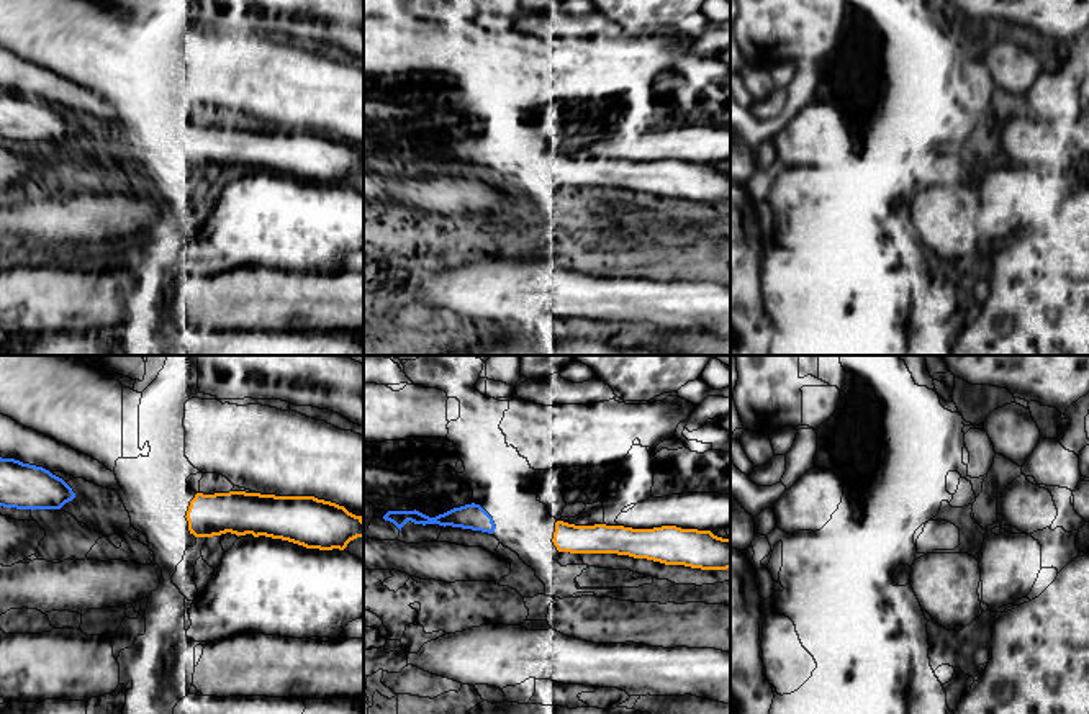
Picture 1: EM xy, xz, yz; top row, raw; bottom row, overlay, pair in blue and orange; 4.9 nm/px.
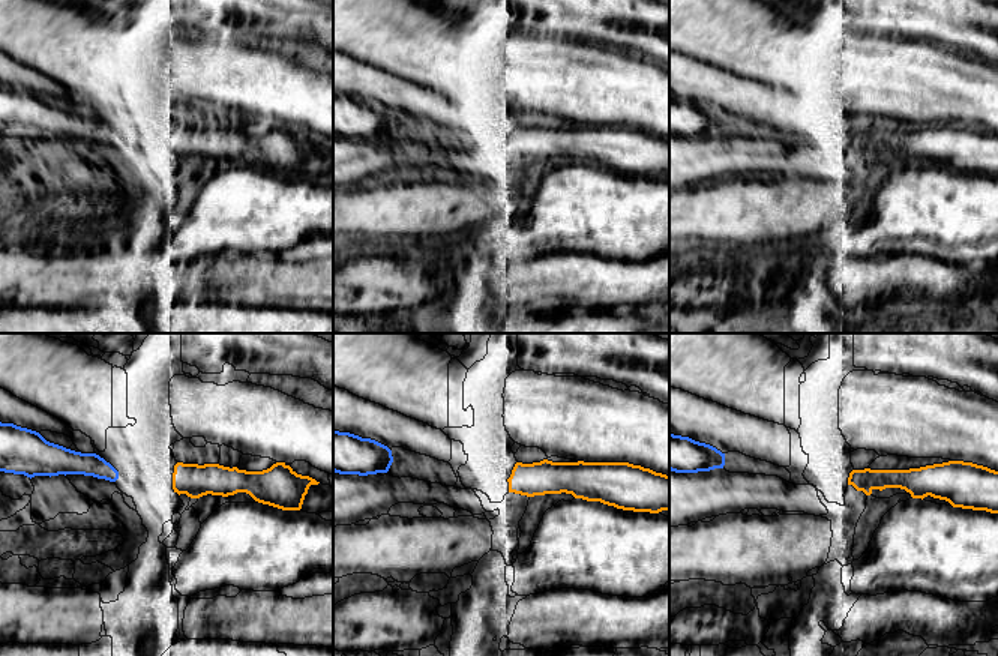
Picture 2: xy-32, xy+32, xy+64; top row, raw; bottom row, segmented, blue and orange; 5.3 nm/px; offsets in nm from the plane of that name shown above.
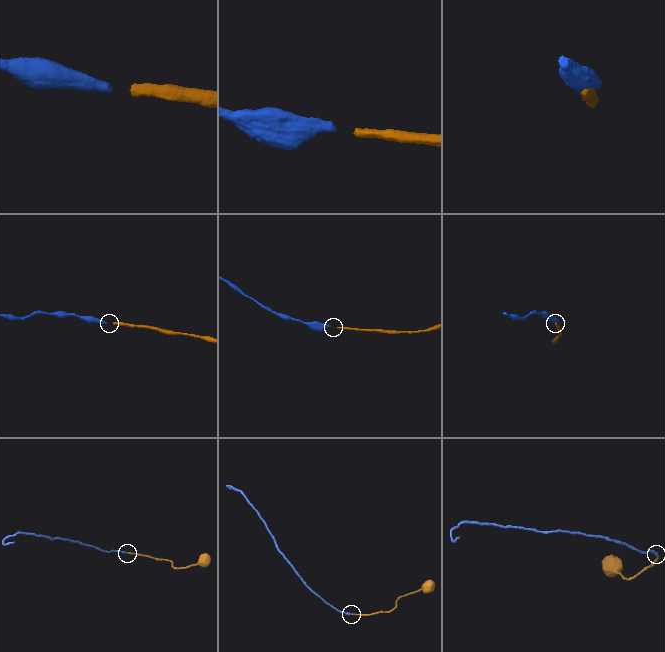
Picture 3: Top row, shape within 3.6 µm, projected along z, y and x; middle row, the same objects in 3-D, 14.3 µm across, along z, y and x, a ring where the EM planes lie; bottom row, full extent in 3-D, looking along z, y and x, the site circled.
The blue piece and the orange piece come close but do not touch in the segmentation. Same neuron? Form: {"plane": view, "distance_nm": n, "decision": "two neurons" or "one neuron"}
{"plane": "xz", "distance_nm": 280, "decision": "one neuron"}

